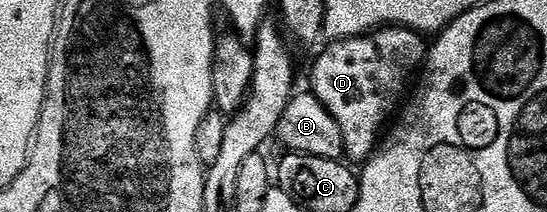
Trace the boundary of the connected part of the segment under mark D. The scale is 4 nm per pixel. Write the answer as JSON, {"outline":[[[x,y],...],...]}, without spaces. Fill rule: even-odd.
{"outline":[[[387,26],[367,32],[364,36],[350,36],[346,40],[327,43],[325,45],[327,48],[315,58],[308,88],[328,110],[328,114],[332,114],[332,118],[336,118],[336,126],[340,126],[340,134],[344,134],[344,150],[347,161],[365,162],[374,155],[380,143],[380,137],[387,127],[386,119],[390,115],[392,115],[391,117],[395,115],[396,109],[399,107],[398,99],[402,95],[404,95],[403,97],[407,95],[406,83],[409,82],[410,75],[414,71],[415,75],[423,67],[428,44],[427,41],[422,40],[425,39],[410,28]]]}

